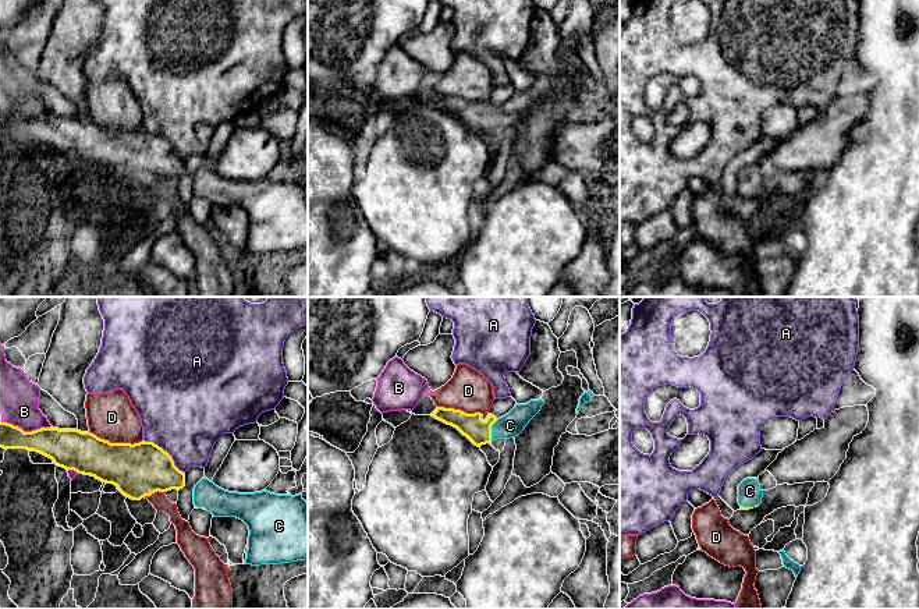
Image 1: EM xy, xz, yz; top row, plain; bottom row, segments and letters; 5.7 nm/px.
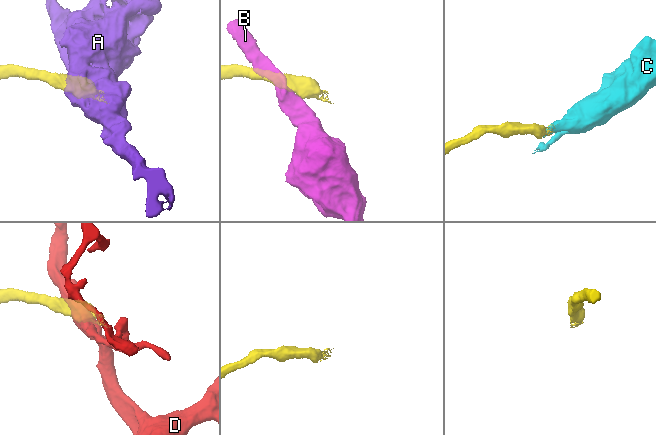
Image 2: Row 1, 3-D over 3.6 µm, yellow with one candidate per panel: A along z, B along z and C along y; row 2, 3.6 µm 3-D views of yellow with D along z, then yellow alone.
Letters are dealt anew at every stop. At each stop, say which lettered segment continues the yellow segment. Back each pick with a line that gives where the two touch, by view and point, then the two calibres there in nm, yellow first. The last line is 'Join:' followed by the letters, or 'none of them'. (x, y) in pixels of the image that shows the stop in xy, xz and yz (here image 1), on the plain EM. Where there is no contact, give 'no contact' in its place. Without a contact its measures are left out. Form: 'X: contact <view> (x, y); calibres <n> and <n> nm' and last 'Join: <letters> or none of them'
C: contact xz (490, 119); calibres 140 and 140 nm
Join: C

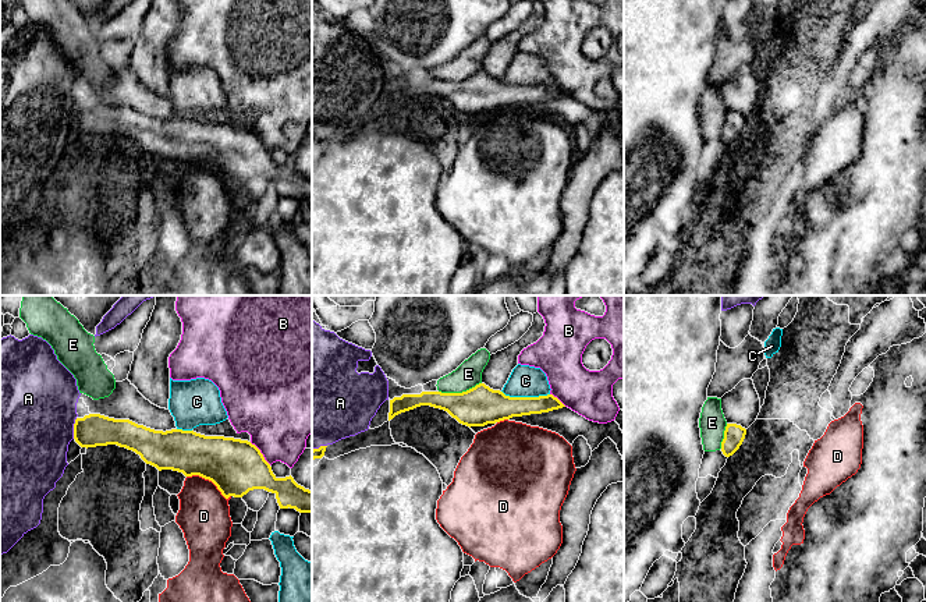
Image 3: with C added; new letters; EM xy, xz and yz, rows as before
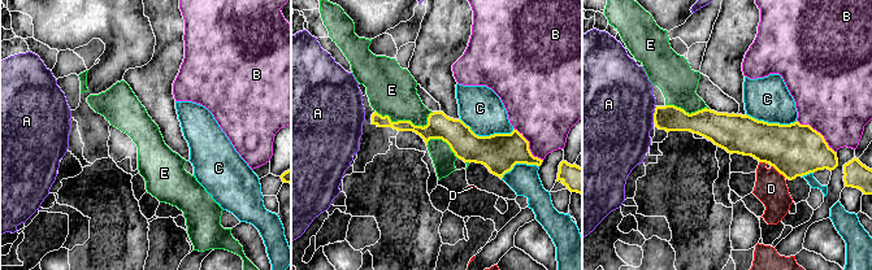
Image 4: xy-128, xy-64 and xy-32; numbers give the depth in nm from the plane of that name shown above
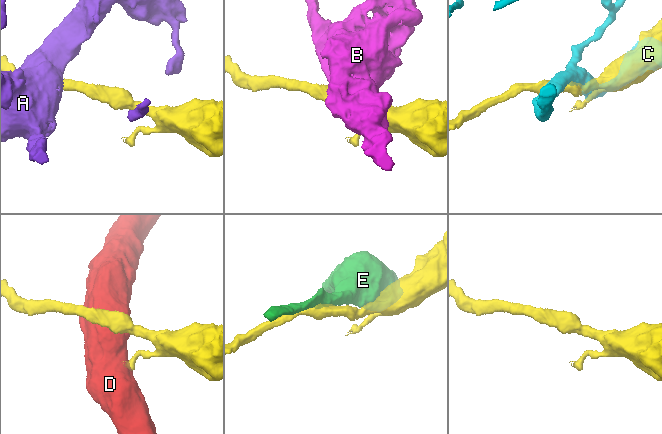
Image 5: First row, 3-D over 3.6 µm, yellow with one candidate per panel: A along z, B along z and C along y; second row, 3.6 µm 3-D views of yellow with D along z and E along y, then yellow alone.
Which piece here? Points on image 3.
Join: none of them

